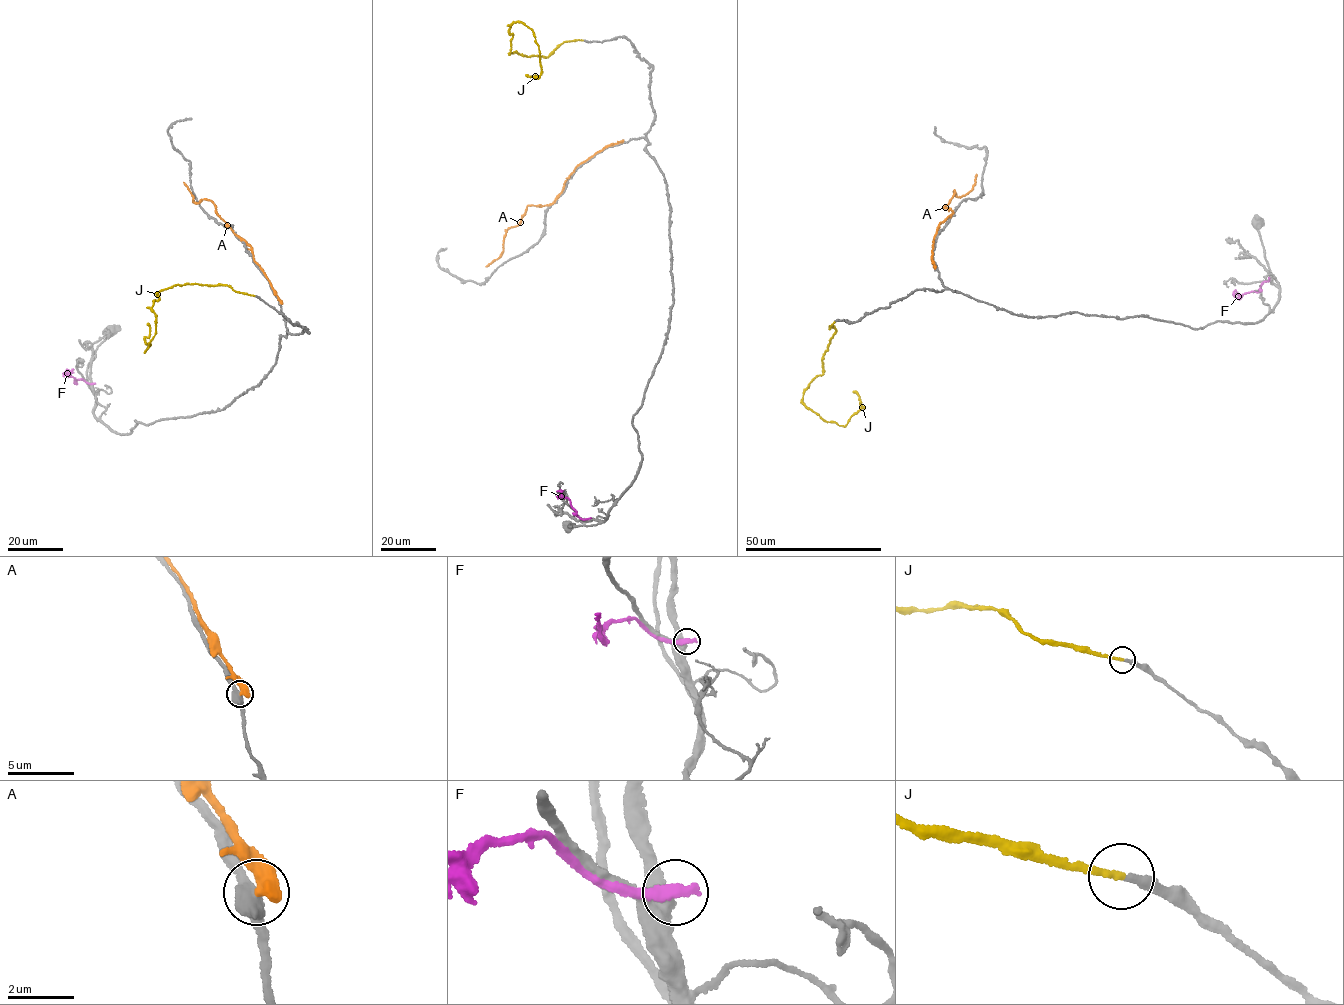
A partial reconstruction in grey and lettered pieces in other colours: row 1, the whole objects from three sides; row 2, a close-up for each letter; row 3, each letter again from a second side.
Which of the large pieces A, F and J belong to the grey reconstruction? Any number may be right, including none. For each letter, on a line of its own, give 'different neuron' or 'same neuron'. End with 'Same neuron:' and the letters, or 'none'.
A: different neuron
F: different neuron
J: same neuron
Same neuron: J

